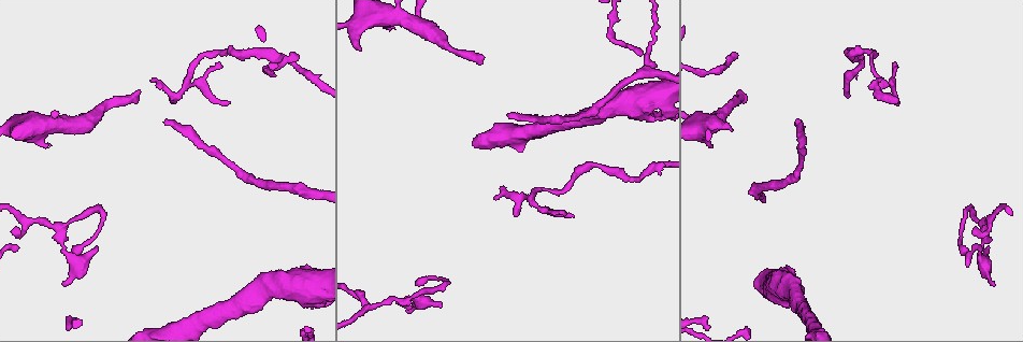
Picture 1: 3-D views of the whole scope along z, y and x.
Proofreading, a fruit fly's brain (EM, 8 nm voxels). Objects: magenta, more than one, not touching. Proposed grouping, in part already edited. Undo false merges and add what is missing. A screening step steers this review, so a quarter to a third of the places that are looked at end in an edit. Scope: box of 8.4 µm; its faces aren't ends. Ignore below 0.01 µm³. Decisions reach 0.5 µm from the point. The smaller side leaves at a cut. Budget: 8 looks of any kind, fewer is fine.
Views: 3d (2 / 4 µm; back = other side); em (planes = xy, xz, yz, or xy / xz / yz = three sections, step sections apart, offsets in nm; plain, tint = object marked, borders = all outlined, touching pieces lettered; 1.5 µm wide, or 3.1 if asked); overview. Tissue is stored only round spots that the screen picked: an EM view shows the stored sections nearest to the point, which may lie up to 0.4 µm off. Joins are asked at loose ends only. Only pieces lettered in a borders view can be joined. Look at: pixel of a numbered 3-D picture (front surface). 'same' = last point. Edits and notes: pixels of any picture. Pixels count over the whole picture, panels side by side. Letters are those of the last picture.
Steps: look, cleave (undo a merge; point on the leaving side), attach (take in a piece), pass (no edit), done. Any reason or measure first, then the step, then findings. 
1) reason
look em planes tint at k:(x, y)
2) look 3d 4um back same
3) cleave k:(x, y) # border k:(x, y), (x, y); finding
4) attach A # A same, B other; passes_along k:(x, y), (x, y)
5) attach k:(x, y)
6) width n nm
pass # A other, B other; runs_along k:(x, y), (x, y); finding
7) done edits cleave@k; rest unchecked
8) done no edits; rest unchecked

branch stops here
look 3d 4um back at 1:(737, 54)

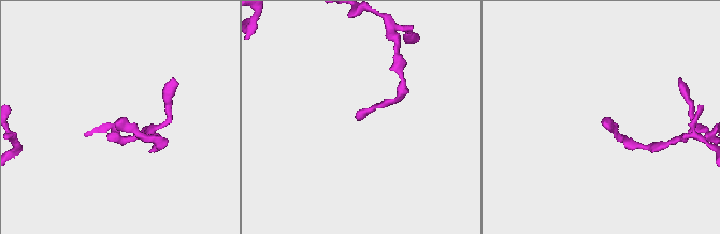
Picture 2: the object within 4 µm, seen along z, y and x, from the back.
look em planes plain at 2:(116, 124)

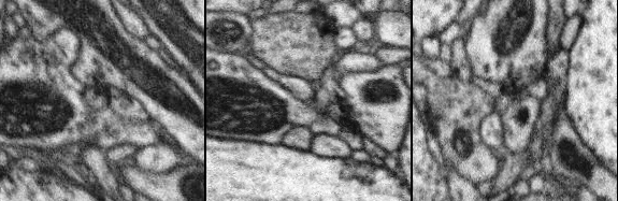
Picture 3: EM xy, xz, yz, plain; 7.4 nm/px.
look em planes borders same

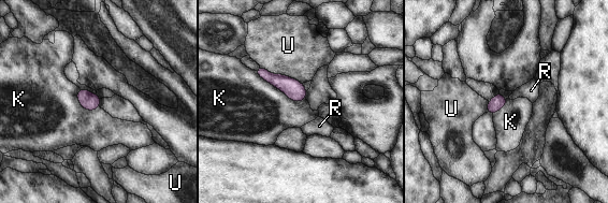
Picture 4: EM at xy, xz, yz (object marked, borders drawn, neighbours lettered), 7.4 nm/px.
width 110 nm
pass # K other, R other, U other; border 4:(255, 71), (290, 99), (305, 99); no lettered piece goes on from it

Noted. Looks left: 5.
an open end
look em xy step 4 borders at 1:(892, 65)

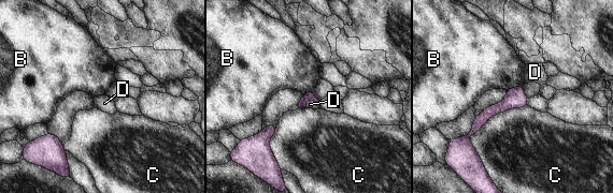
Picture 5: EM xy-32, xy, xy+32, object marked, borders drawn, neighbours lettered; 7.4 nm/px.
width 80 nm
pass # B other, C other, D other; runs_along 5:(521, 88), (474, 129); no lettered piece goes on from it

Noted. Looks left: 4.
free end
look 3d 2um at 1:(407, 312)

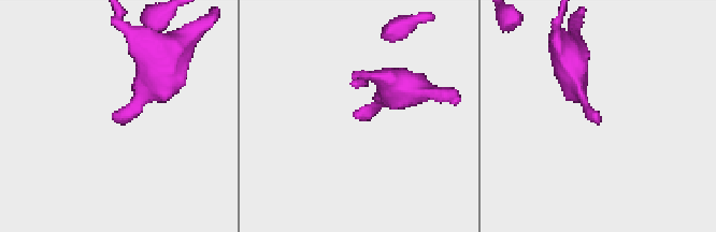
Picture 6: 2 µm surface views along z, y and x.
now the EM
look em planes borders at 6:(598, 111)

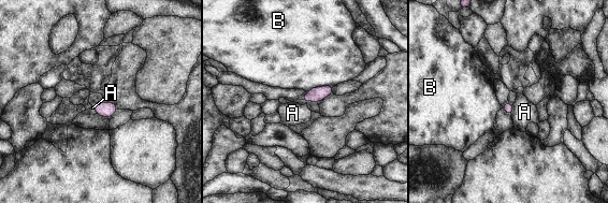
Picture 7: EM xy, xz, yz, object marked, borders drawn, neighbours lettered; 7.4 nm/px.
longest_contact B 200 nm
pass # A other, B other; no lettered piece goes on from it

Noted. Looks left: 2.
done no edits; rest unchecked

